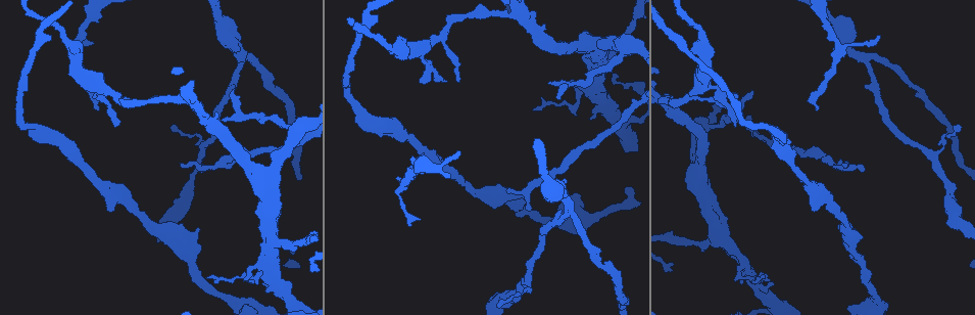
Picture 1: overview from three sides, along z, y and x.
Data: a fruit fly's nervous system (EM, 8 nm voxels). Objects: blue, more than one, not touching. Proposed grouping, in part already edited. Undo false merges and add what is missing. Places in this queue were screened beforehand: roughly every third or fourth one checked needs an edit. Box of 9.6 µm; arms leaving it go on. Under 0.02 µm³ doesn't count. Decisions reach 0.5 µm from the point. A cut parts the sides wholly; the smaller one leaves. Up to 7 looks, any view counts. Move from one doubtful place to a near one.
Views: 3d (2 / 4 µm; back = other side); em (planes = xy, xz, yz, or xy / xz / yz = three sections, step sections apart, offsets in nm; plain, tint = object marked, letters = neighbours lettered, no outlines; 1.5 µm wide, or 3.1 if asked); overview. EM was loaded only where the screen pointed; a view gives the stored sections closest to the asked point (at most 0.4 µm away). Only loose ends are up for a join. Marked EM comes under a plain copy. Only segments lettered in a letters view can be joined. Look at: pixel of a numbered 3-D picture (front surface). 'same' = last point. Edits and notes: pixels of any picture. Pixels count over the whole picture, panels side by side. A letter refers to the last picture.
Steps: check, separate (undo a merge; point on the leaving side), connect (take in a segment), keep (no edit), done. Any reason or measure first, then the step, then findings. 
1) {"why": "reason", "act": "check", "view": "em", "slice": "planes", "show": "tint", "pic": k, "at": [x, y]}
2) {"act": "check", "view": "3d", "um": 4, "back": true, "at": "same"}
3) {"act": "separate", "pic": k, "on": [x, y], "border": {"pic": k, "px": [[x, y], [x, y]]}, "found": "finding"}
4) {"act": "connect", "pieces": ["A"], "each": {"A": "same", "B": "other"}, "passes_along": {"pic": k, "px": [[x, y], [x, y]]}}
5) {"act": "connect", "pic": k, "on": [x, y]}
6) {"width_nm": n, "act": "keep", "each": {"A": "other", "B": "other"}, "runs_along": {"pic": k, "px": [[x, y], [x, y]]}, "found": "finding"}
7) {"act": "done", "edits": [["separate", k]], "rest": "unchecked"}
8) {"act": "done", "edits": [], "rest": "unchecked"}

{"why": "an open end", "act": "check", "view": "3d", "um": 2, "pic": 1, "at": [817, 110]}

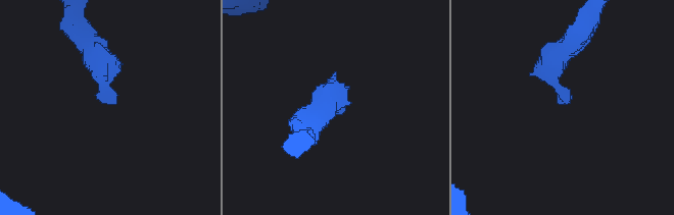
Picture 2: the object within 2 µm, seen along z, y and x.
{"act": "check", "view": "em", "slice": "planes", "show": "letters", "pic": 2, "at": [563, 104]}

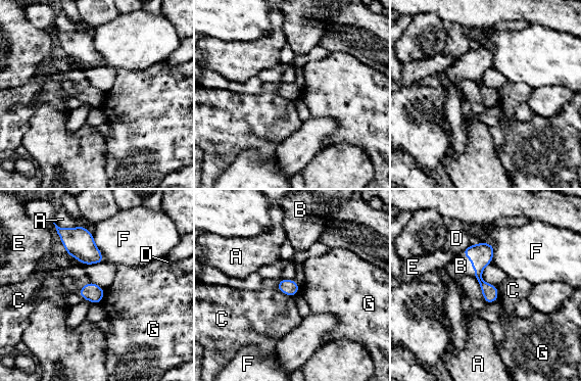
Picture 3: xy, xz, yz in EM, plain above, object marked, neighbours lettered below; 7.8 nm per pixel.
{"width_nm": 130, "act": "connect", "pieces": ["B"], "each": {"A": "other", "B": "same", "C": "other", "D": "other", "E": "other", "F": "other", "G": "other"}, "passes_along": {"pic": 3, "px": [[481, 254], [471, 264], [461, 266]]}, "found": "the neuron continues"}

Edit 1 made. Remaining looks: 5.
{"act": "check", "view": "overview"}

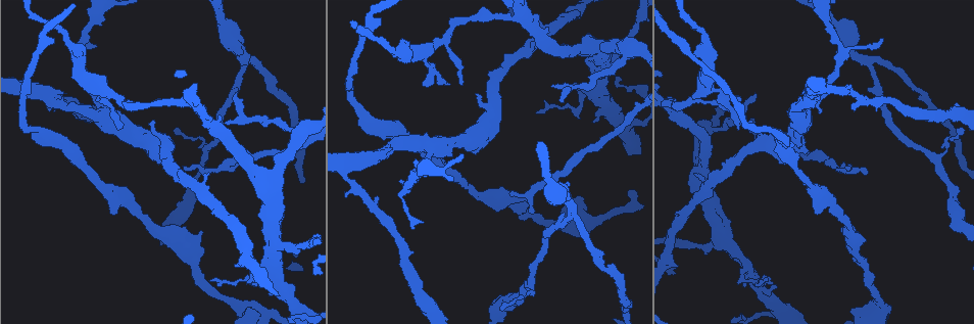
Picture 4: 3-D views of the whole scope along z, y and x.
{"why": "free end", "act": "check", "view": "3d", "um": 4, "pic": 4, "at": [508, 192]}

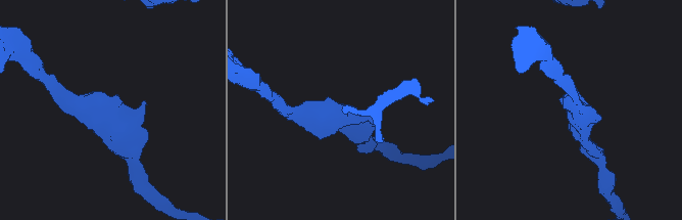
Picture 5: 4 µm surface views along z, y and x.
{"act": "check", "view": "em", "slice": "xy", "step": 8, "show": "tint", "pic": 5, "at": [117, 94]}

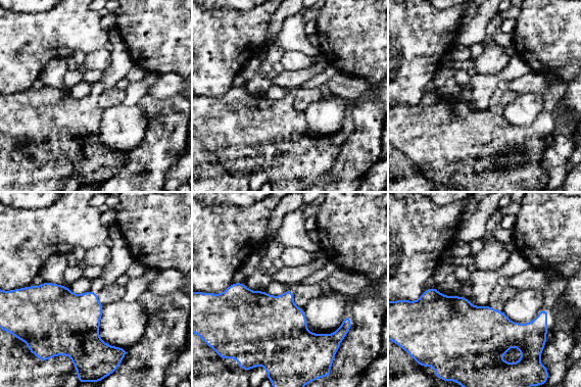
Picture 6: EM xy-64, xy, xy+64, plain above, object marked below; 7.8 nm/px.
{"why": "another direction", "act": "check", "view": "em", "slice": "yz", "step": 8, "show": "letters", "at": "same"}

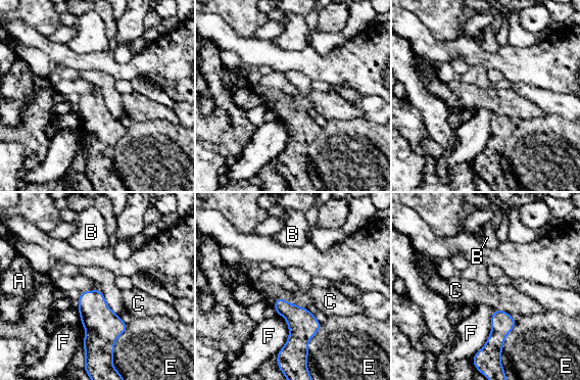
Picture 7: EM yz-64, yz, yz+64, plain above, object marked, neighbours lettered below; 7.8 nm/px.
{"act": "keep", "each": {"A": "other", "B": "other", "C": "other", "E": "other", "F": "other"}, "border": {"pic": 7, "px": [[274, 301], [282, 297], [306, 309]]}, "found": "no lettered segment goes on from it"}

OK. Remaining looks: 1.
{"act": "done", "edits": [["connect", 3]], "rest": "unchecked"}

